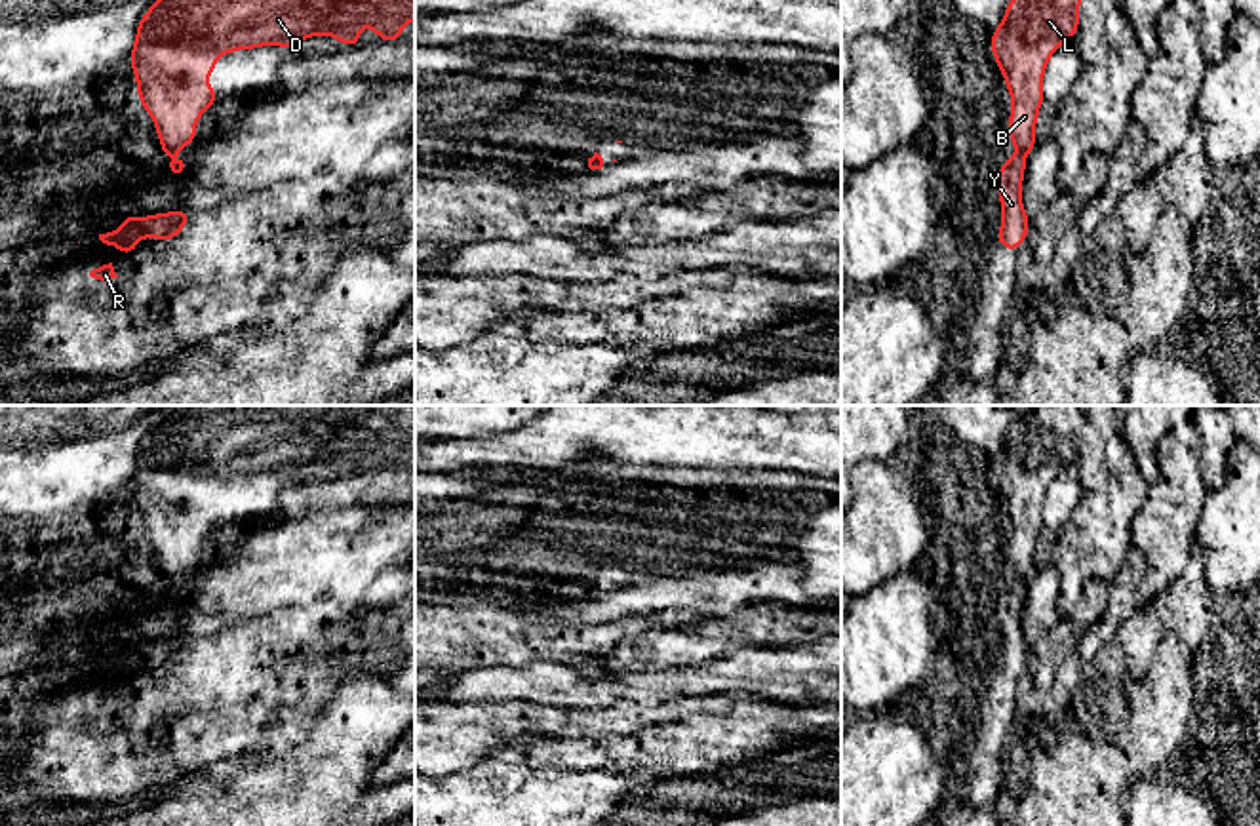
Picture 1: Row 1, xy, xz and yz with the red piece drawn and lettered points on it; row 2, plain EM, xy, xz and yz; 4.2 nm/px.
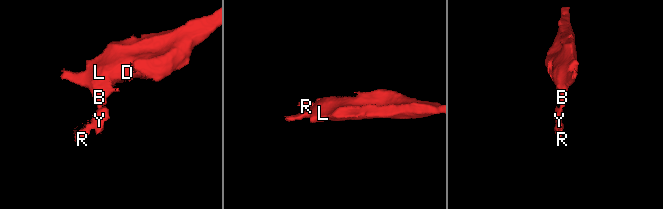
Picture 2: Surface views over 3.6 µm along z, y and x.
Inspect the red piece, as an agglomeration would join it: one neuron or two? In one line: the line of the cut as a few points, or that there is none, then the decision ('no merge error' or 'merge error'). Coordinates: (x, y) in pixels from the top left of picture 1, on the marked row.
cut none; no merge error

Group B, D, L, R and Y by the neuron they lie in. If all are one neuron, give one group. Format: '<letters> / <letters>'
B D L R Y

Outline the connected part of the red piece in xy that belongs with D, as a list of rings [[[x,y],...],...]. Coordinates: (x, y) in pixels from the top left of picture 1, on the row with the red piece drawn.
[[[156,0],[137,23],[131,63],[137,95],[152,116],[162,154],[169,156],[173,173],[185,164],[175,154],[196,139],[196,120],[221,97],[206,76],[215,72],[221,53],[284,46],[329,34],[350,48],[360,46],[360,27],[367,23],[381,42],[400,42],[402,27],[415,21],[415,0]]]

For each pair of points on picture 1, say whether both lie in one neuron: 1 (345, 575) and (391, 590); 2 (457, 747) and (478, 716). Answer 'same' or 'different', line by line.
1: different
2: same

